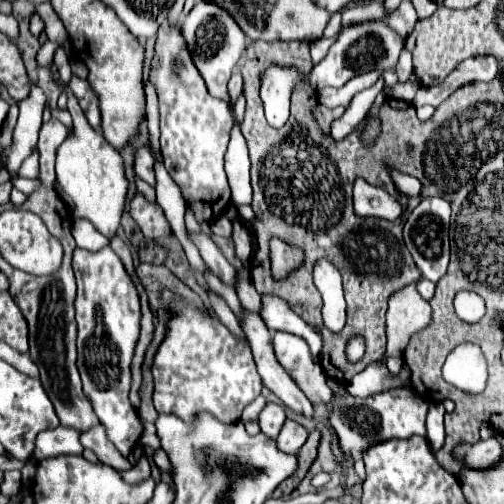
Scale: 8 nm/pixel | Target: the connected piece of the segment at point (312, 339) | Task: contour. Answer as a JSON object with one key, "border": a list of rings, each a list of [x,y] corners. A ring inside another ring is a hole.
{"border":[[[261,295],[259,315],[265,321],[265,325],[273,331],[287,331],[287,333],[303,337],[309,343],[315,361],[319,359],[319,353],[321,353],[321,335],[319,335],[319,331],[315,331],[299,315],[295,315],[283,299],[277,299],[277,295]]]}

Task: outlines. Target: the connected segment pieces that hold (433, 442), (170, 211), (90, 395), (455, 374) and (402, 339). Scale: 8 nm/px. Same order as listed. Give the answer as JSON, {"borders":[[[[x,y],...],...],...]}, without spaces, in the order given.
{"borders":[[[[431,403],[429,405],[429,415],[427,415],[427,441],[437,451],[445,443],[445,429],[443,429],[443,415],[445,407],[443,403]]],[[[159,161],[155,163],[155,175],[157,175],[157,185],[155,185],[157,203],[163,209],[169,225],[171,225],[171,221],[181,221],[181,225],[185,225],[183,223],[185,201],[181,197],[181,191],[177,187],[177,183],[169,177],[169,173],[163,167],[163,163],[159,163]]],[[[109,245],[97,253],[75,249],[73,265],[77,271],[77,369],[83,381],[83,393],[99,421],[107,427],[107,437],[127,457],[143,433],[139,415],[127,397],[131,387],[129,365],[139,339],[139,295]]],[[[473,343],[457,345],[443,365],[443,379],[465,393],[481,393],[487,381],[487,363]]],[[[415,283],[403,287],[389,299],[387,351],[385,357],[401,357],[411,335],[431,323],[431,305],[417,293]]]]}

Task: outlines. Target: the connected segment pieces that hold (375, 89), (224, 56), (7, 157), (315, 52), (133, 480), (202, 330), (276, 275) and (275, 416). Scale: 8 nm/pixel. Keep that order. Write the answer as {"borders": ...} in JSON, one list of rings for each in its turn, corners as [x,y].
{"borders":[[[[380,76],[371,89],[365,89],[365,91],[361,91],[361,93],[355,95],[355,99],[353,99],[351,105],[349,105],[349,109],[343,113],[343,117],[337,119],[337,121],[333,121],[331,137],[333,137],[335,141],[345,139],[349,133],[353,133],[353,131],[359,127],[359,123],[365,119],[367,111],[371,109],[371,103],[375,101],[375,97],[379,95],[379,91],[382,91],[384,86],[384,80],[382,76]]],[[[197,3],[193,7],[193,11],[181,23],[181,31],[183,31],[183,39],[187,43],[187,49],[191,51],[193,63],[199,69],[209,93],[213,97],[229,101],[227,81],[229,81],[233,69],[237,67],[237,63],[241,61],[243,51],[247,47],[245,33],[239,29],[239,25],[233,21],[233,17],[227,15],[227,11],[223,11],[221,7],[215,7],[215,5],[207,5],[207,3]]],[[[31,85],[29,97],[19,103],[19,121],[17,121],[15,131],[13,131],[13,143],[11,143],[11,147],[3,149],[3,153],[1,153],[3,163],[23,161],[33,153],[33,149],[37,145],[35,139],[37,139],[37,133],[41,129],[45,101],[47,99],[45,99],[43,91],[35,85]]],[[[335,35],[333,39],[321,37],[321,39],[317,39],[317,41],[311,43],[311,59],[313,59],[313,63],[319,63],[319,61],[327,55],[327,51],[329,51],[329,47],[335,43],[335,39],[337,39],[337,35]]],[[[141,457],[137,465],[133,465],[133,467],[127,469],[127,471],[119,471],[119,475],[123,477],[125,483],[137,485],[137,483],[141,483],[141,481],[145,481],[145,479],[149,477],[149,461],[147,461],[145,457]]],[[[169,289],[161,291],[161,301],[171,311],[171,319],[151,365],[155,381],[153,405],[157,413],[175,413],[187,421],[199,411],[209,411],[223,423],[237,423],[241,411],[259,397],[263,387],[251,347],[237,339],[219,321],[215,311],[199,309]]],[[[273,237],[269,241],[269,259],[271,259],[271,275],[275,281],[287,279],[293,271],[297,271],[303,265],[303,251],[297,245],[285,243],[279,237]]],[[[267,403],[265,409],[261,411],[259,415],[259,427],[261,427],[261,433],[265,433],[267,437],[271,439],[277,439],[283,423],[285,423],[285,411],[283,407],[275,405],[275,403]]]]}

